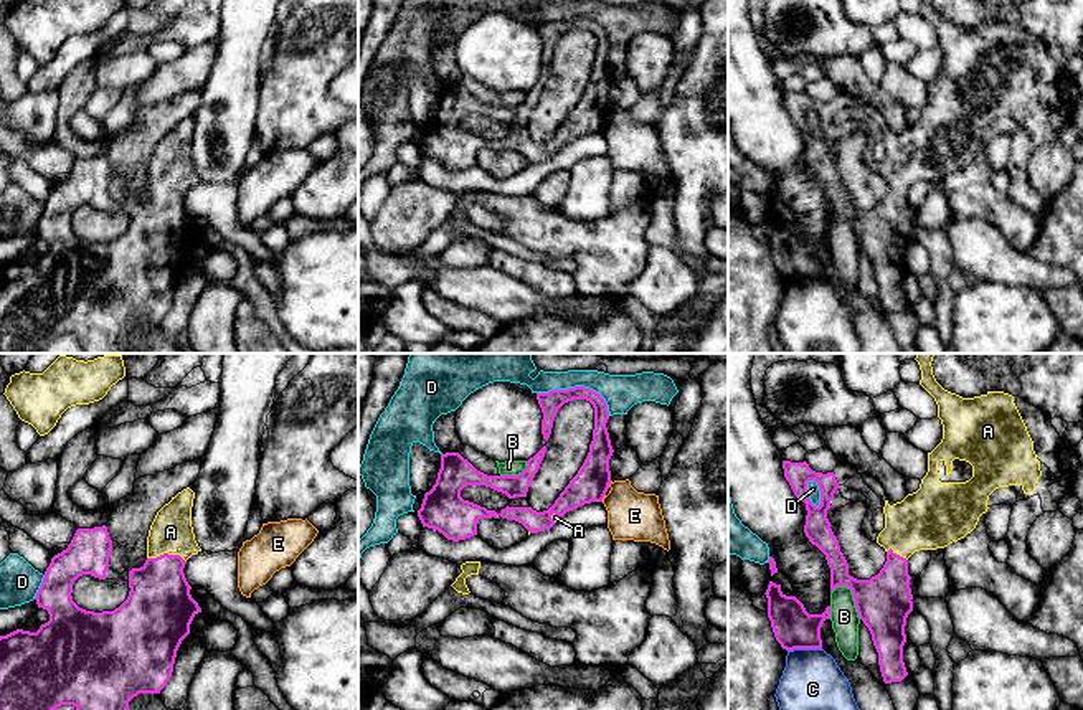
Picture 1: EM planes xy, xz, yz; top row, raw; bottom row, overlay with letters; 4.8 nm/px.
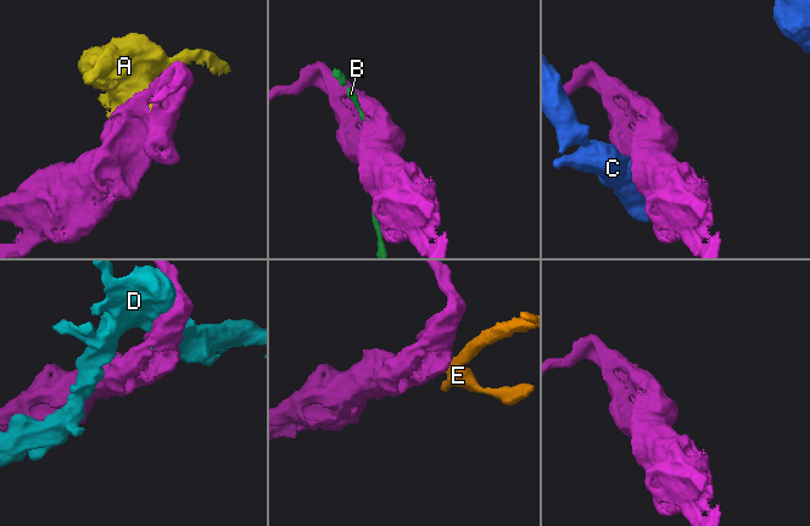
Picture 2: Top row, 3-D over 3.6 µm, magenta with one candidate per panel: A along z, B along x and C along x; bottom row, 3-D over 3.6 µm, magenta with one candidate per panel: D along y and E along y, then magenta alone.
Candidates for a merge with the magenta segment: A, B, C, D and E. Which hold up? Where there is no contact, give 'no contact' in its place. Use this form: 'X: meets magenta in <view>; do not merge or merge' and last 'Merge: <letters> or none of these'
A: meets magenta in xy; merge
B: meets magenta in yz; do not merge
C: meets magenta in yz; do not merge
D: meets magenta in xz; do not merge
E: meets magenta in xz; do not merge
Merge: A

